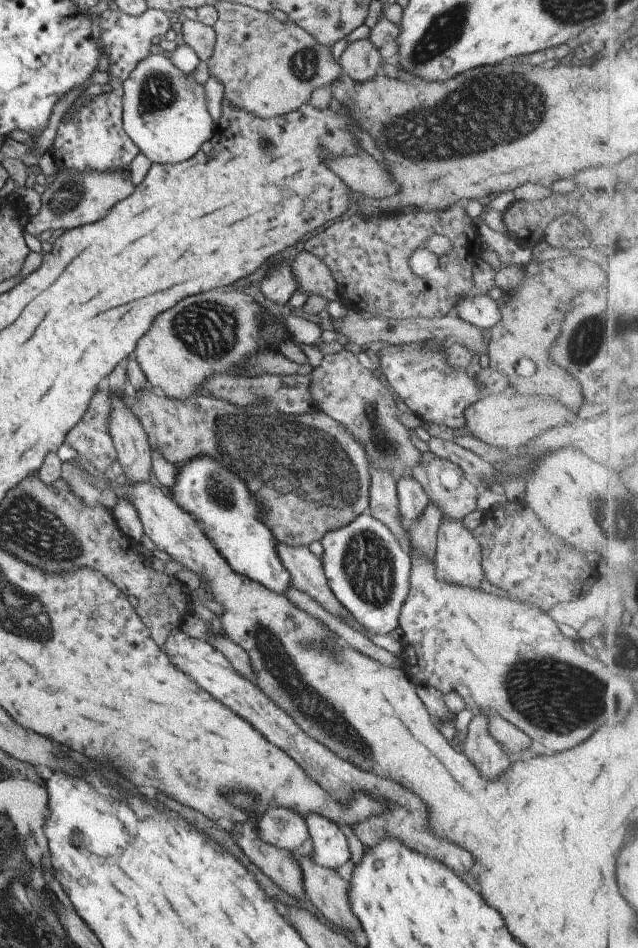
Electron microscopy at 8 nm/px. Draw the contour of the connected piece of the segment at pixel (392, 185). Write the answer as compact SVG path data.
M369 154L345 156L329 162L329 168L355 192L369 198L385 198L399 190L399 184Z

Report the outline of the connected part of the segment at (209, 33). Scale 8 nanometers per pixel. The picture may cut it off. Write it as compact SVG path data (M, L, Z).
M185 18L180 33L182 34L182 41L193 50L198 60L206 63L212 56L216 43L216 34L212 27Z

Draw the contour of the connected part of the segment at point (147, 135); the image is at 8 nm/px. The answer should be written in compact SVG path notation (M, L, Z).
M149 53L140 60L122 82L122 127L131 142L151 163L183 162L191 158L203 142L211 138L214 120L206 105L205 89L197 83L191 74L180 71L163 55Z

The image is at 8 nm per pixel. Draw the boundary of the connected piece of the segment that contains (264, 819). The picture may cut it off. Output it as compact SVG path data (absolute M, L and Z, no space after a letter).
M287 807L267 808L255 824L258 835L273 846L295 850L308 837L303 817Z

